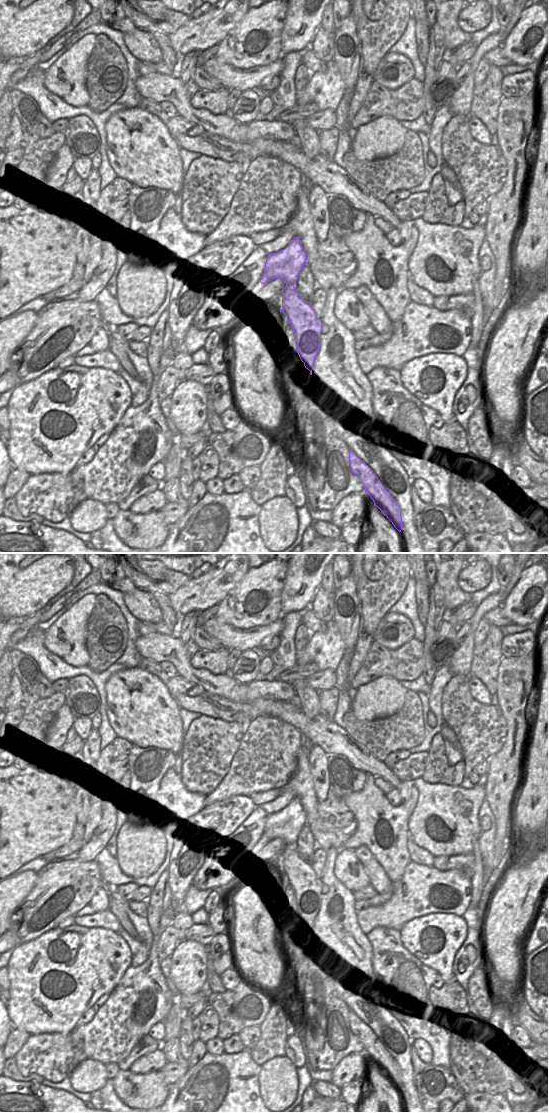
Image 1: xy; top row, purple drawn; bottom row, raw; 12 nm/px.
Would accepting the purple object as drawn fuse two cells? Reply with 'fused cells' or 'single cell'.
single cell

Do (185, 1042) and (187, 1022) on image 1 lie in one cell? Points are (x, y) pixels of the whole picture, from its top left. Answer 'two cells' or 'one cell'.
one cell

